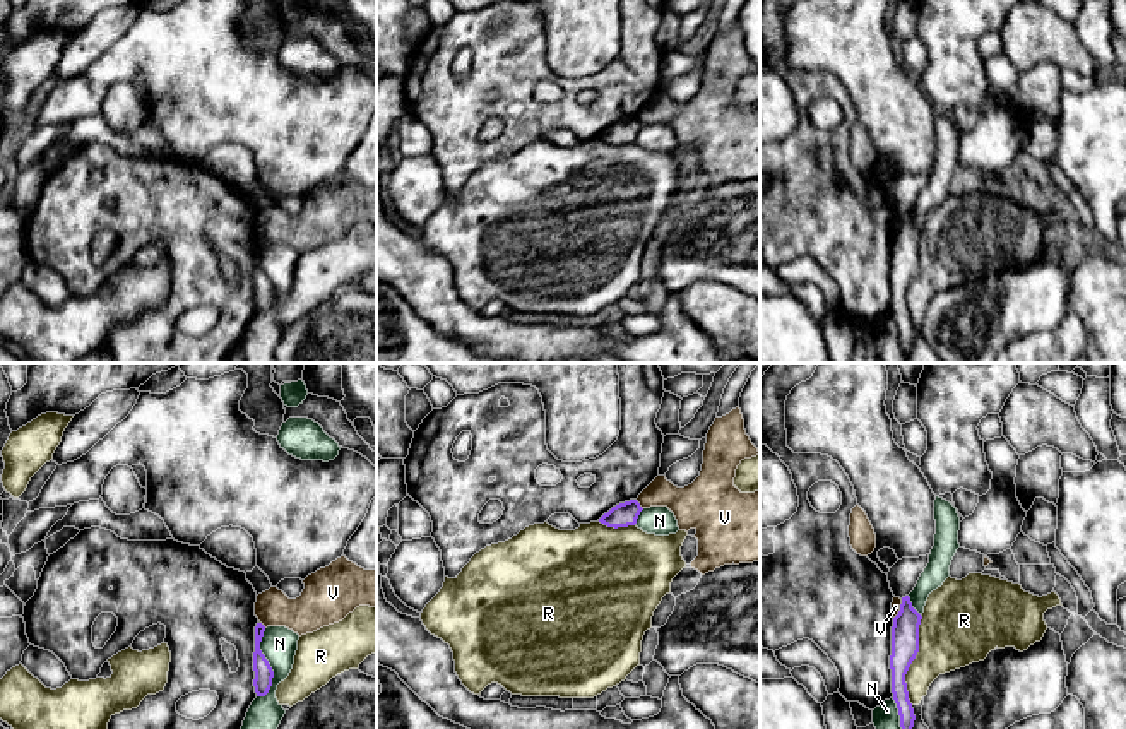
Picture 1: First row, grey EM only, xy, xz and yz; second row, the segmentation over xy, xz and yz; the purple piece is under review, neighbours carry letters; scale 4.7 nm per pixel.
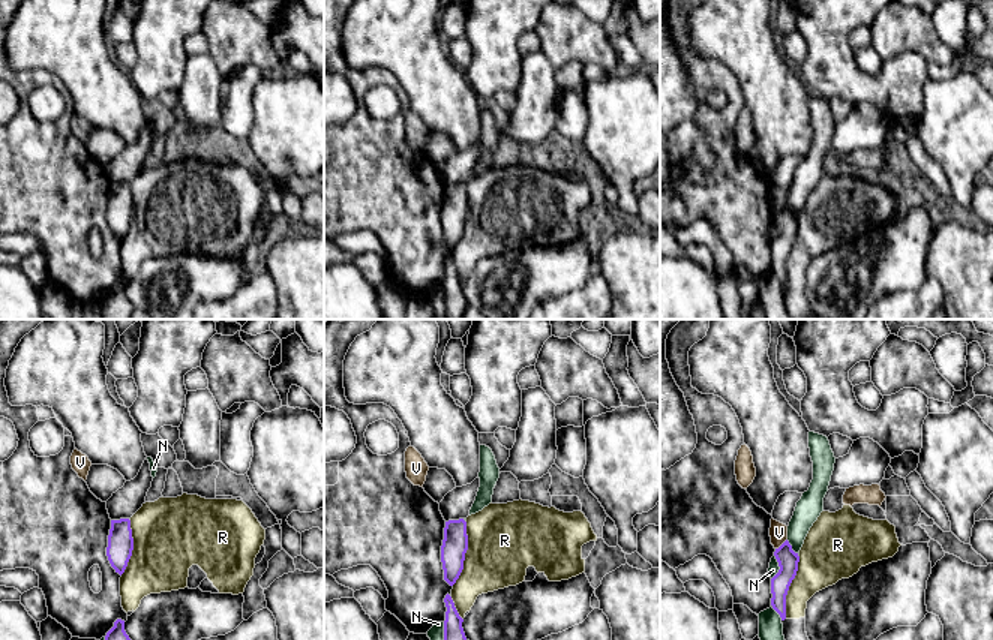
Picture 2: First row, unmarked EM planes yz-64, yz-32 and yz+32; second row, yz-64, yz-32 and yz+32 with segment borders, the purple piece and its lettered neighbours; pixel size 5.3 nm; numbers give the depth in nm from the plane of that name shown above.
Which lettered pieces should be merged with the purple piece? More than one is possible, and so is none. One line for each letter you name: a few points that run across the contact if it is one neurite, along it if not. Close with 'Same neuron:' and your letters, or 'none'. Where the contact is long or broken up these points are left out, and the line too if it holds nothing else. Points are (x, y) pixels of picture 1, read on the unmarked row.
Same neuron: none

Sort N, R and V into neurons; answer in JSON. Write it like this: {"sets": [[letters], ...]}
{"sets": [["N"], ["R"], ["V"]]}

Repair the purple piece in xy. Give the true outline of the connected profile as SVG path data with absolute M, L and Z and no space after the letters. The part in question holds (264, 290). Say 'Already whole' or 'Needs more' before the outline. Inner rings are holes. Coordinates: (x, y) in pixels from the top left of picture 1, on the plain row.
Already whole. M257 240L255 243L255 269L253 269L253 287L255 287L255 310L257 313L265 313L272 303L274 287L260 267L260 258L264 253L265 243Z

